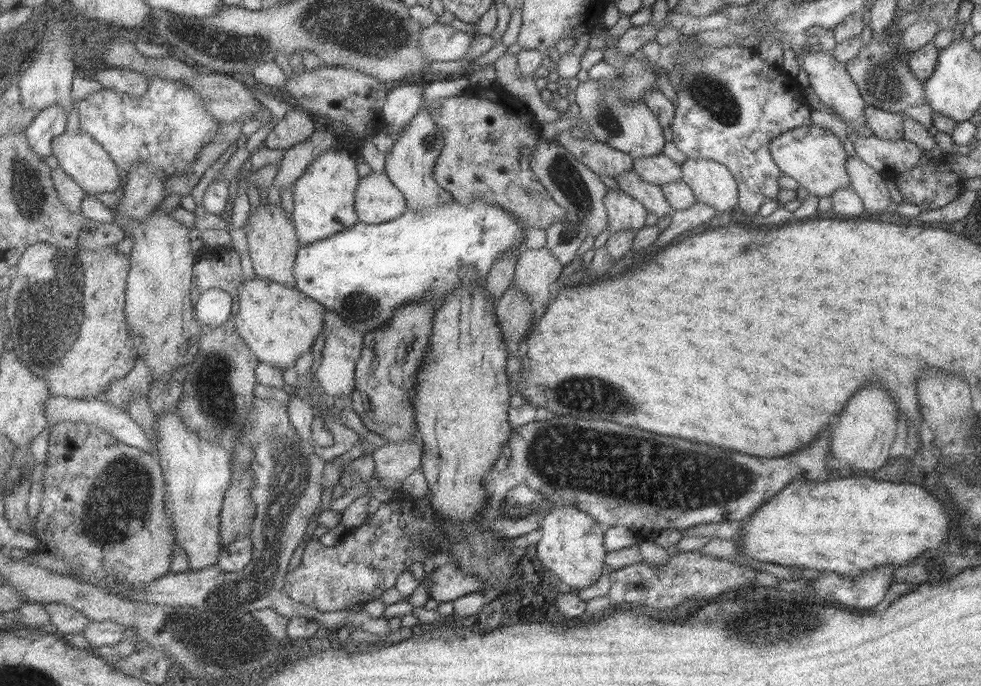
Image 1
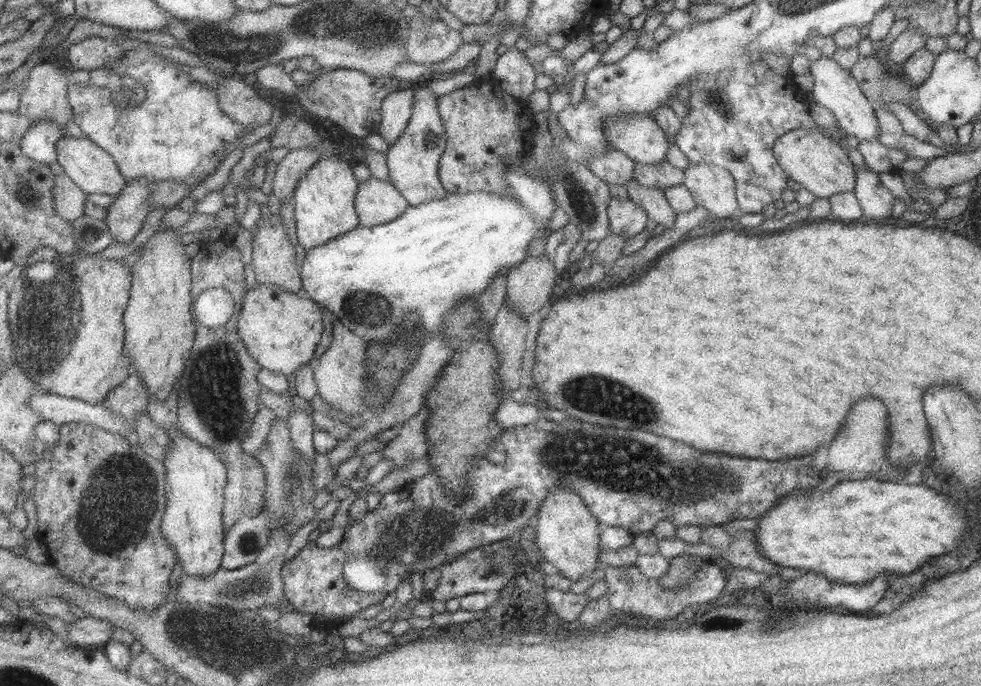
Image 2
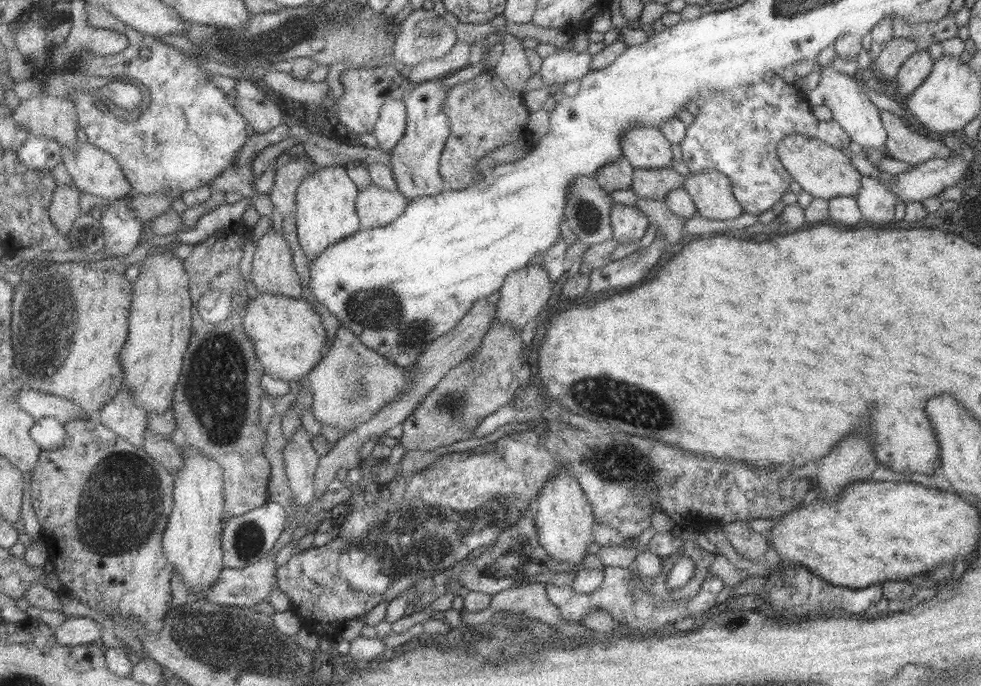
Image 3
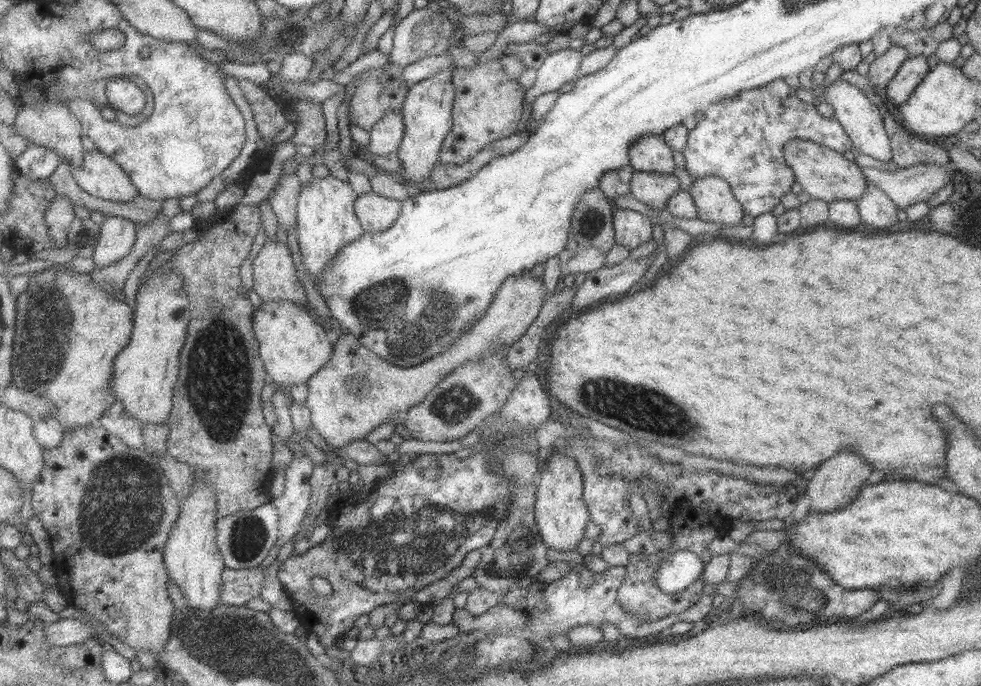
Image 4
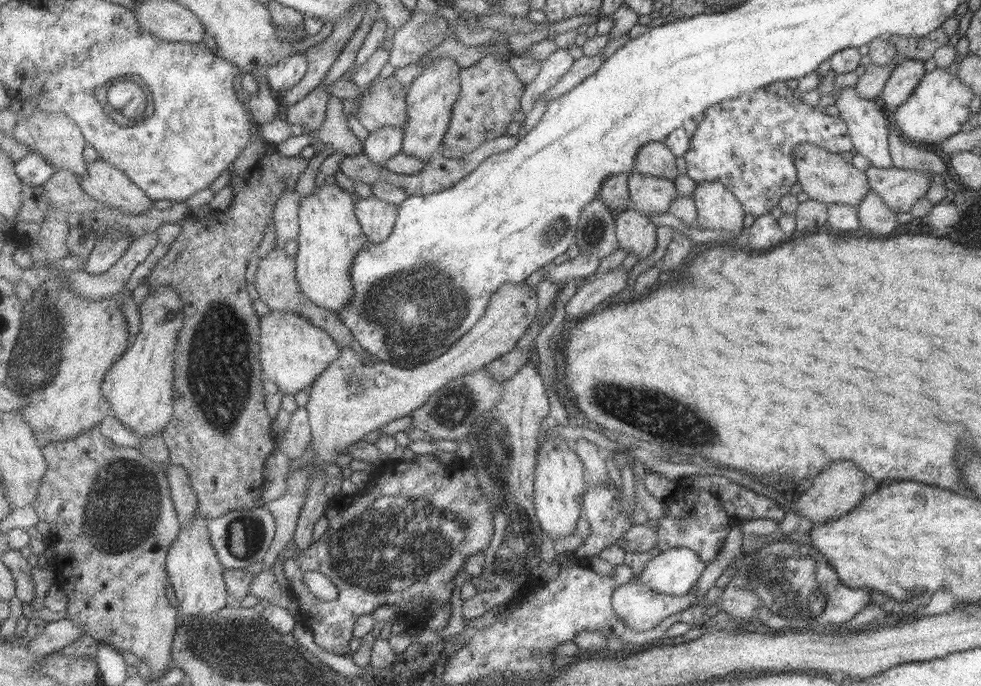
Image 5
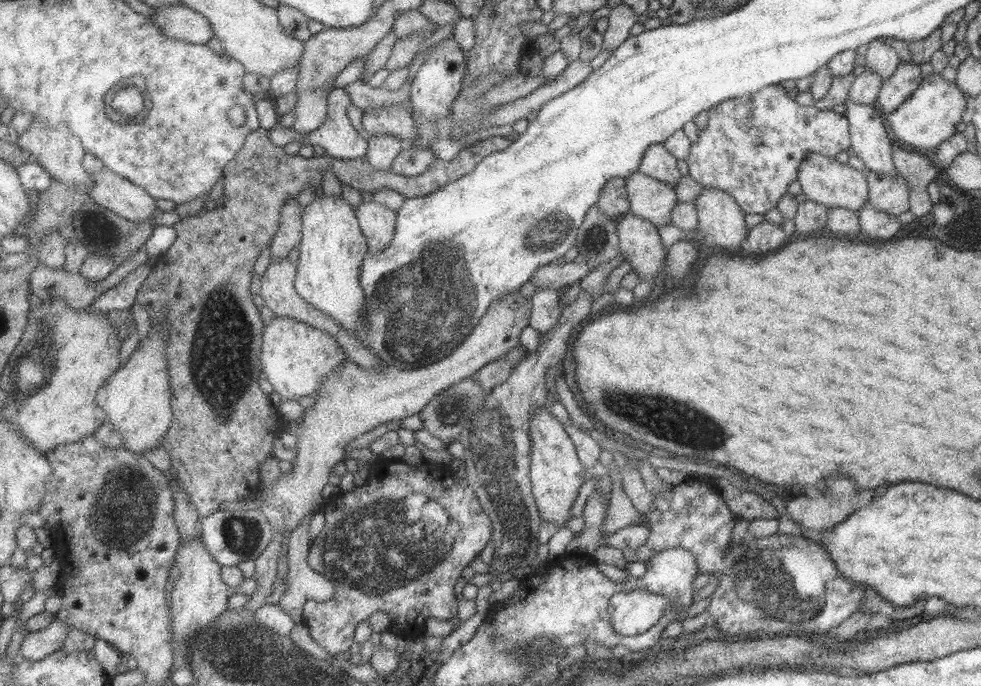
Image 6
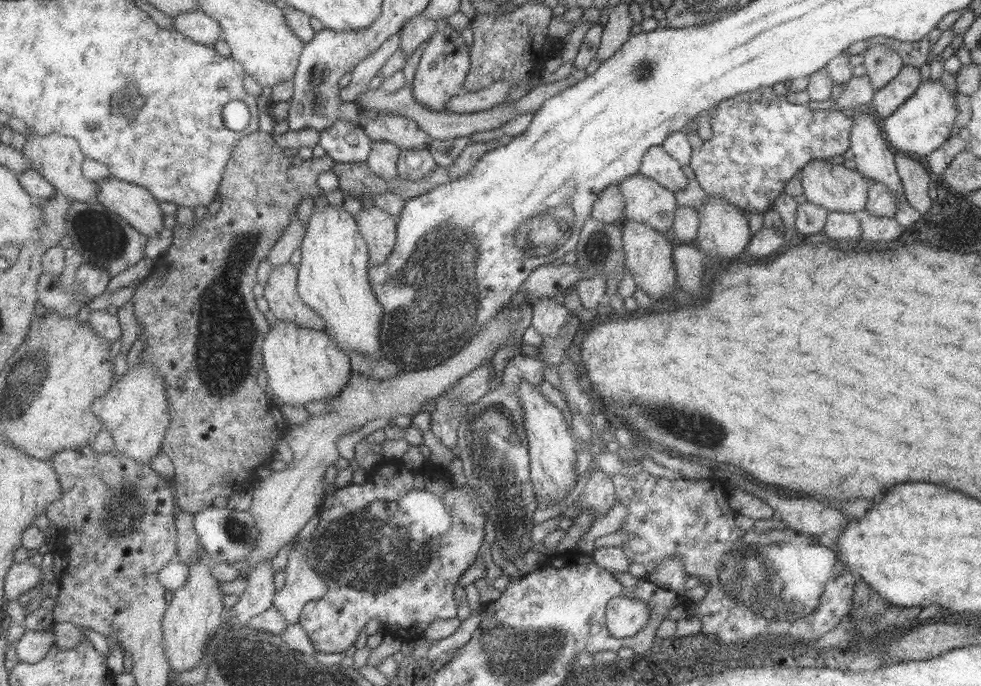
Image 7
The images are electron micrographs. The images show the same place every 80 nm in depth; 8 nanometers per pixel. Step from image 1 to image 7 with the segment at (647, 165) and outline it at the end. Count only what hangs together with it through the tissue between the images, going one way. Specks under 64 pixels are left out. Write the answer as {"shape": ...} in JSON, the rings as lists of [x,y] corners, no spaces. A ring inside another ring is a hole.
{"shape":[[[638,172],[618,185],[625,201],[623,220],[645,223],[665,234],[677,207],[674,193]]]}

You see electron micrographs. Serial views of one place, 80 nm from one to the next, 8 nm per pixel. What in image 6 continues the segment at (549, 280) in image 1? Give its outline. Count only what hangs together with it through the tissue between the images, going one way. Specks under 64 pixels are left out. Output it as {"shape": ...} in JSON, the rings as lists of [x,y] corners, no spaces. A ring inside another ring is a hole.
{"shape":[[[519,290],[514,293],[505,293],[495,300],[492,300],[483,313],[483,316],[461,344],[458,344],[449,355],[439,359],[435,363],[415,369],[403,370],[391,365],[373,367],[370,369],[361,368],[354,360],[345,359],[345,362],[335,372],[332,372],[325,383],[322,384],[321,390],[314,396],[314,406],[305,410],[306,418],[299,429],[289,429],[291,434],[299,436],[299,454],[293,462],[291,473],[283,474],[274,485],[269,488],[261,487],[259,493],[261,497],[260,511],[265,518],[270,520],[274,528],[274,538],[277,535],[285,537],[286,540],[298,527],[299,523],[310,515],[321,504],[326,504],[327,500],[323,498],[323,488],[329,483],[329,474],[337,464],[341,463],[345,457],[345,446],[349,442],[359,438],[362,434],[371,432],[379,424],[387,424],[393,420],[403,420],[407,416],[419,414],[419,411],[441,391],[445,391],[450,384],[457,384],[460,380],[473,376],[484,364],[504,356],[504,354],[519,345],[519,334],[521,328],[528,326],[528,320],[531,312],[531,301],[524,299]]]}

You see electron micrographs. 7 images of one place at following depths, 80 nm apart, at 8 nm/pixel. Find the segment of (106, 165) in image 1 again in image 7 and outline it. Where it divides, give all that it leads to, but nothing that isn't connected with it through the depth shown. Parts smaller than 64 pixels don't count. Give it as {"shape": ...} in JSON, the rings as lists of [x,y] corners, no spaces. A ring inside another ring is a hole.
{"shape":[[[109,175],[98,183],[100,191],[95,199],[104,204],[111,212],[130,222],[137,230],[146,234],[147,238],[157,236],[165,228],[163,218],[166,213],[161,208],[160,200],[157,200],[147,188],[121,180],[115,175]]]}

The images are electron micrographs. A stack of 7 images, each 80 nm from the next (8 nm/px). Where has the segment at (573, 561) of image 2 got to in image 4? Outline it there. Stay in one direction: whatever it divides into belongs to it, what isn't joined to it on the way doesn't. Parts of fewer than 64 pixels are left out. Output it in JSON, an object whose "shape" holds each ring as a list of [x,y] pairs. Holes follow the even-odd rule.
{"shape":[[[554,452],[544,457],[547,463],[539,468],[540,481],[535,492],[534,519],[537,530],[546,548],[574,550],[583,537],[585,522],[590,518],[582,498],[582,476],[571,456]]]}

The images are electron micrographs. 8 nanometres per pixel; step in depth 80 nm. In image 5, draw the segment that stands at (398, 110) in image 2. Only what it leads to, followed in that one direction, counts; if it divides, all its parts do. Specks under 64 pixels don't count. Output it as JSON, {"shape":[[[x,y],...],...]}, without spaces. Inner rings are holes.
{"shape":[[[387,125],[374,130],[365,141],[364,153],[376,163],[384,165],[386,160],[402,152],[404,130],[395,125]]]}

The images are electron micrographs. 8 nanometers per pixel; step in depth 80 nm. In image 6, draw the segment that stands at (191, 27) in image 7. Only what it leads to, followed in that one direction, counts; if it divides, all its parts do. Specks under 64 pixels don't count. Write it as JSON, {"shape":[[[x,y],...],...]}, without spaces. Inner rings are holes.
{"shape":[[[183,4],[154,8],[152,20],[161,33],[175,40],[209,44],[215,38],[213,27],[206,16]]]}

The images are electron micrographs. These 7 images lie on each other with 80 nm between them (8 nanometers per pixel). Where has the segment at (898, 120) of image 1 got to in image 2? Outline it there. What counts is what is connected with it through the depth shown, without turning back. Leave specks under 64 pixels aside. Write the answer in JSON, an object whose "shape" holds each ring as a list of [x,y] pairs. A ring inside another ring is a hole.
{"shape":[[[874,106],[873,114],[877,119],[878,133],[876,139],[881,144],[908,152],[908,156],[913,158],[918,156],[927,160],[931,160],[937,155],[943,156],[946,153],[941,148],[931,146],[926,142],[919,142],[916,138],[907,136],[898,118],[889,109]]]}

